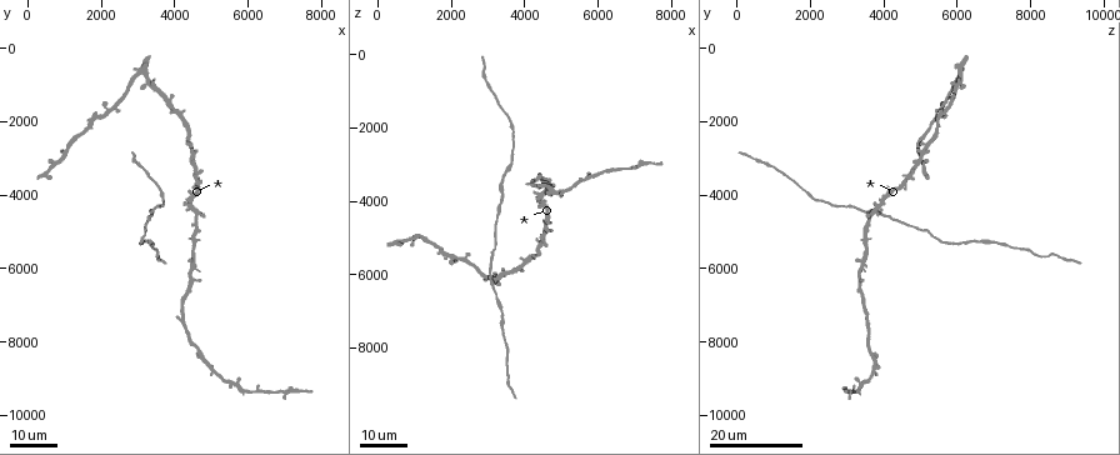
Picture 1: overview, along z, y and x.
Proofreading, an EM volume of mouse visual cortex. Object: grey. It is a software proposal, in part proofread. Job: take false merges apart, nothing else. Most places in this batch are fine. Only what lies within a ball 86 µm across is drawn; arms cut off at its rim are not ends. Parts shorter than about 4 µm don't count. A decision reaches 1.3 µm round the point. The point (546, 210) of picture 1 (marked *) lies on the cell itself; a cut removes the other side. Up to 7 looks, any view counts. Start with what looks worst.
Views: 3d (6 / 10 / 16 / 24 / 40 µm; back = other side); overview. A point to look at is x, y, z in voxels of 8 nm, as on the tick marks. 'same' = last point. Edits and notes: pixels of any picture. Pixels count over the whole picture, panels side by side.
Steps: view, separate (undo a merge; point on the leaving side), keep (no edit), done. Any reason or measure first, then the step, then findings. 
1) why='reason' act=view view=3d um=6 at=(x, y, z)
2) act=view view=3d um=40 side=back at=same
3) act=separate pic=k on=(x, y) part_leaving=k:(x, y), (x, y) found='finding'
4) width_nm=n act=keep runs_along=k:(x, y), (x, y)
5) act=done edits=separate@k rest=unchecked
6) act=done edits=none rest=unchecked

why='thick turns thin' act=view view=3d um=24 at=(3300, 5200, 6900)

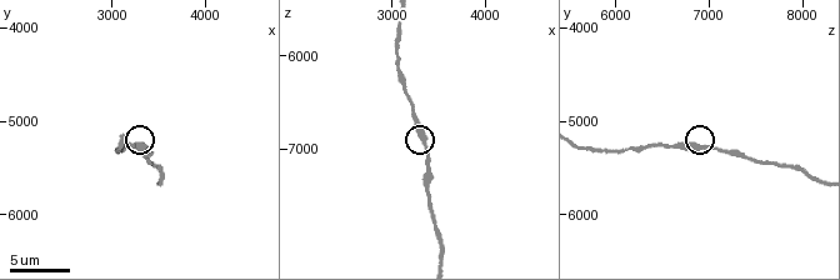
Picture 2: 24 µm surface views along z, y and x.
act=view view=3d um=6 at=(3300, 5300, 6850)

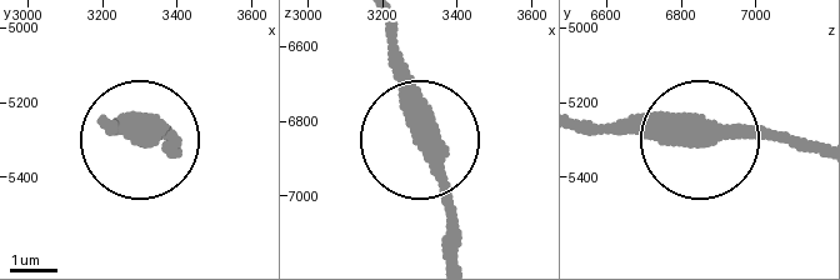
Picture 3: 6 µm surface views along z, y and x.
act=keep runs_along=3:(586, 129), (813, 141) found='all the same cell'

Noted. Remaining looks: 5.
act=view view=3d um=10 at=(3350, 5400, 7350)

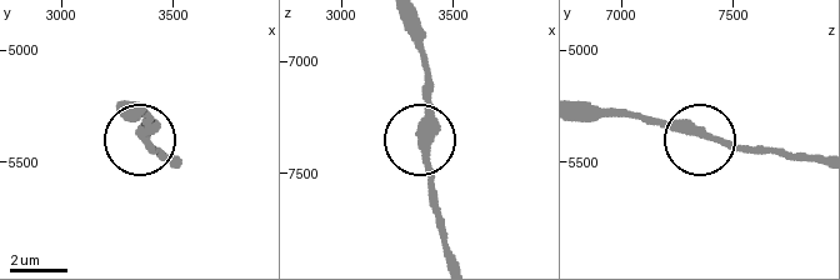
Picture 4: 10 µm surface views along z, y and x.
act=keep runs_along=4:(404, 24), (428, 81), (420, 153), (428, 200) found='continuous, no second cell'

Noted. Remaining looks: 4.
act=view view=3d um=16 at=(4400, 4300, 3800)

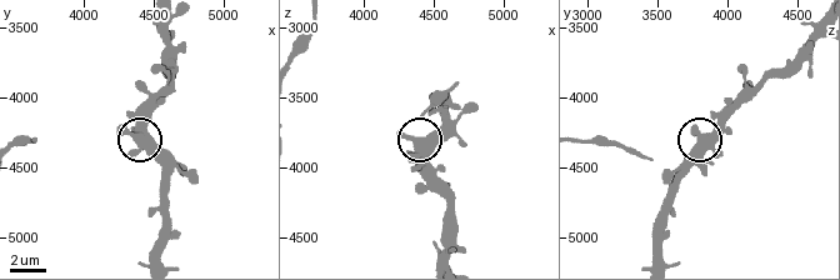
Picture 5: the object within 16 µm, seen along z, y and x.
act=view view=3d um=10 at=(4380, 4280, 3820)

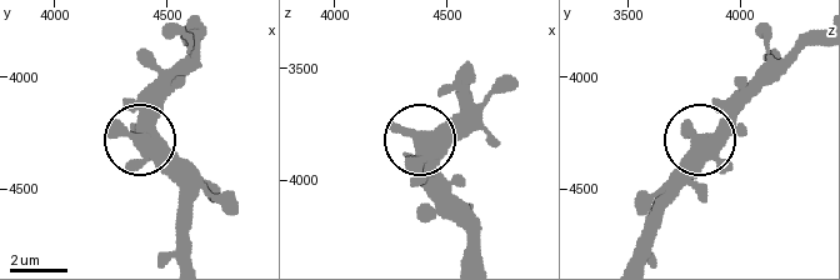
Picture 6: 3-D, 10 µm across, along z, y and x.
side_arm_um=61 act=keep found='continuous, no second cell'

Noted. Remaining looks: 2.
why='calibre changes' act=view view=3d um=16 at=(3600, 4300, 3000)

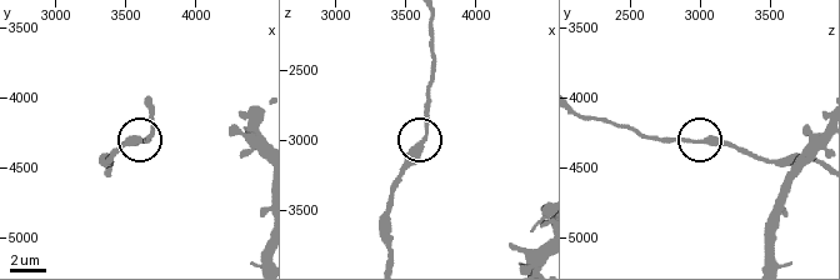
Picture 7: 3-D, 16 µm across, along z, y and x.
act=view view=3d um=10 at=(3580, 4300, 3040)

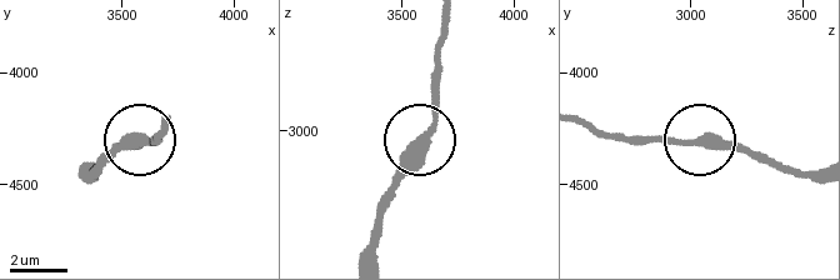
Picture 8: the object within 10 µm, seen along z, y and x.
act=keep found='continuous, no second cell'

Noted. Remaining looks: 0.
act=done edits=none rest=unchecked

